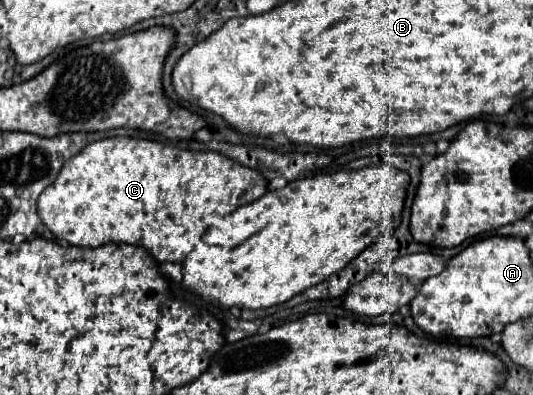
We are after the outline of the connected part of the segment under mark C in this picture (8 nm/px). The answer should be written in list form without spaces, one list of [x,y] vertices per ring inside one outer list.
[[[109,137],[95,141],[67,161],[55,181],[39,197],[43,225],[75,247],[99,247],[105,243],[131,243],[145,247],[157,261],[183,263],[203,233],[223,215],[267,193],[267,179],[215,151],[185,151],[161,141],[135,137]]]

